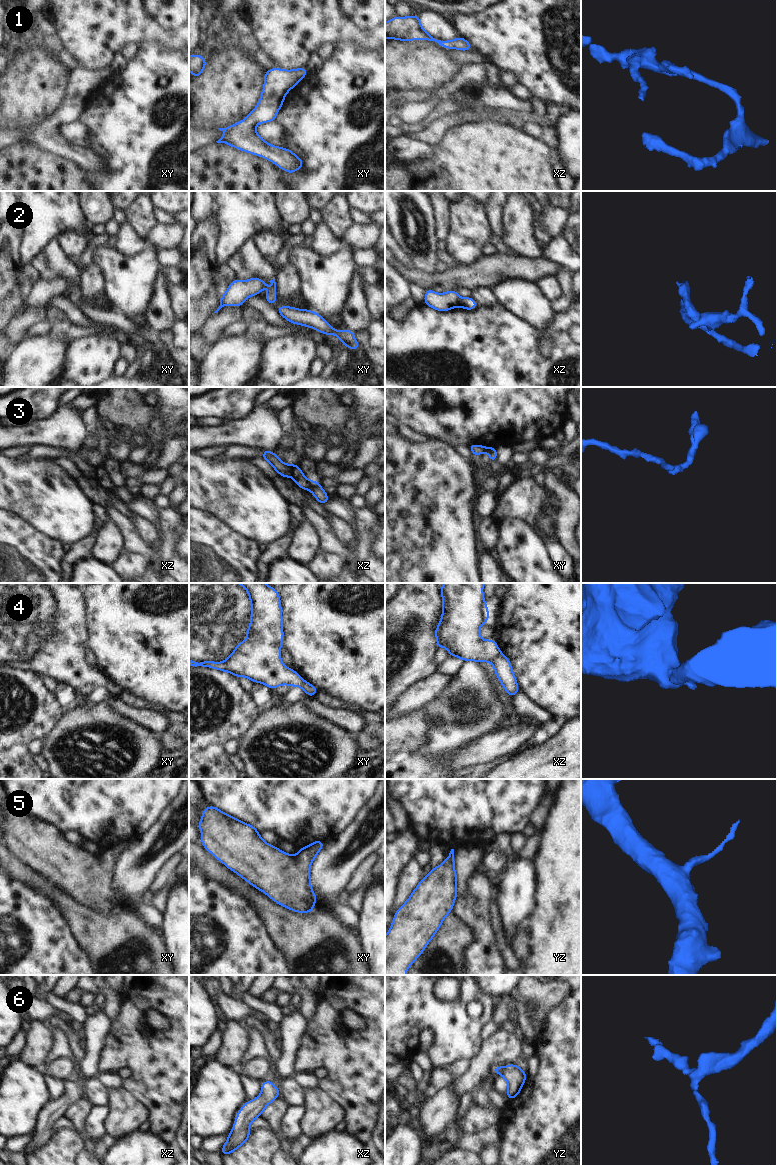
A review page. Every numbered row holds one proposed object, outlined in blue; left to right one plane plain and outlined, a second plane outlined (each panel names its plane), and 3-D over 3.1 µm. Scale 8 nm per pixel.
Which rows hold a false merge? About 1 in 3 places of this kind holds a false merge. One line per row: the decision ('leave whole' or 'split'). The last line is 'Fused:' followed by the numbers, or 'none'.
1: leave whole
2: split
3: split
4: split
5: leave whole
6: leave whole
Fused: 2, 3, 4

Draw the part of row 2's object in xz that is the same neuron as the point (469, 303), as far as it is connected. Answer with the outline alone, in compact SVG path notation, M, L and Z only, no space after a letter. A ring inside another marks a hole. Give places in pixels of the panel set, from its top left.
M459 297L457 300L457 306L465 310L474 310L477 308L477 302L471 297L462 298Z

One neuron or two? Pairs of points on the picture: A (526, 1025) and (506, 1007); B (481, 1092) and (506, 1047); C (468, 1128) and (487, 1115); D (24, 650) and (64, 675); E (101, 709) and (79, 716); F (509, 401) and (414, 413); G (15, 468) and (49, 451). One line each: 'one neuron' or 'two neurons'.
A: one neuron
B: two neurons
C: one neuron
D: one neuron
E: one neuron
F: one neuron
G: two neurons

